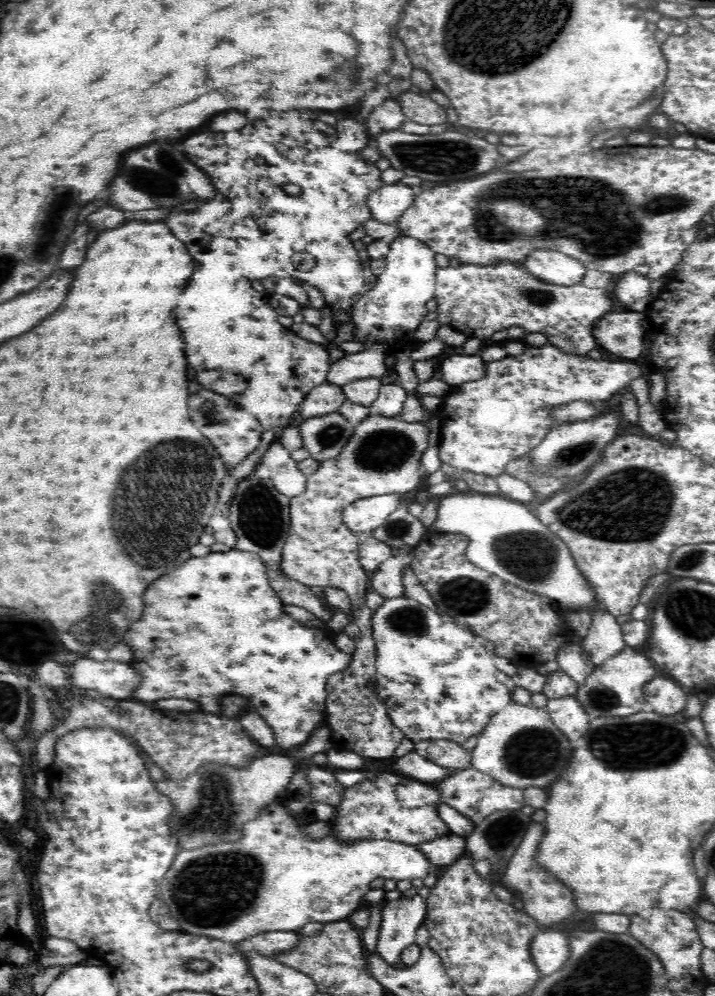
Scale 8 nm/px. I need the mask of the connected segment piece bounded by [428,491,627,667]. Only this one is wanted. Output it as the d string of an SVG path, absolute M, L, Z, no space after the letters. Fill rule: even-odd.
M475 491L442 495L437 504L437 518L428 530L466 535L468 548L464 555L473 565L500 577L506 584L551 598L556 606L590 613L592 624L581 641L588 660L596 667L627 647L616 616L606 614L597 606L593 586L578 570L568 545L542 524L524 503L502 494L489 495Z

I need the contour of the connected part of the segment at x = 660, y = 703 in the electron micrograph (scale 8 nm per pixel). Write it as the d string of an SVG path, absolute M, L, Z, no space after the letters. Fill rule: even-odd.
M658 676L646 682L642 691L656 718L680 713L686 706L686 690L674 679Z

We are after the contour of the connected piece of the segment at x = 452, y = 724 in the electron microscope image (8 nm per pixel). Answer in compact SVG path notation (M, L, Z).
M406 595L400 596L400 598L386 598L382 602L382 606L375 611L374 616L371 618L373 638L377 649L377 662L376 662L376 679L374 680L374 692L378 696L378 699L386 704L388 716L390 721L396 725L396 728L400 729L406 738L409 738L412 742L418 741L433 741L436 739L446 739L462 744L466 742L468 738L472 736L478 736L489 720L494 714L503 710L507 705L513 704L514 688L517 684L514 679L507 676L502 670L498 670L493 663L493 655L486 650L484 646L484 640L480 636L474 634L470 629L462 627L458 623L452 623L445 620L441 612L438 612L435 608L430 608L420 604L413 598L408 598Z

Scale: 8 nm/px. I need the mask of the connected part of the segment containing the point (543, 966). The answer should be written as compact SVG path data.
M540 931L530 941L534 964L542 977L560 970L569 958L569 937L564 932Z

